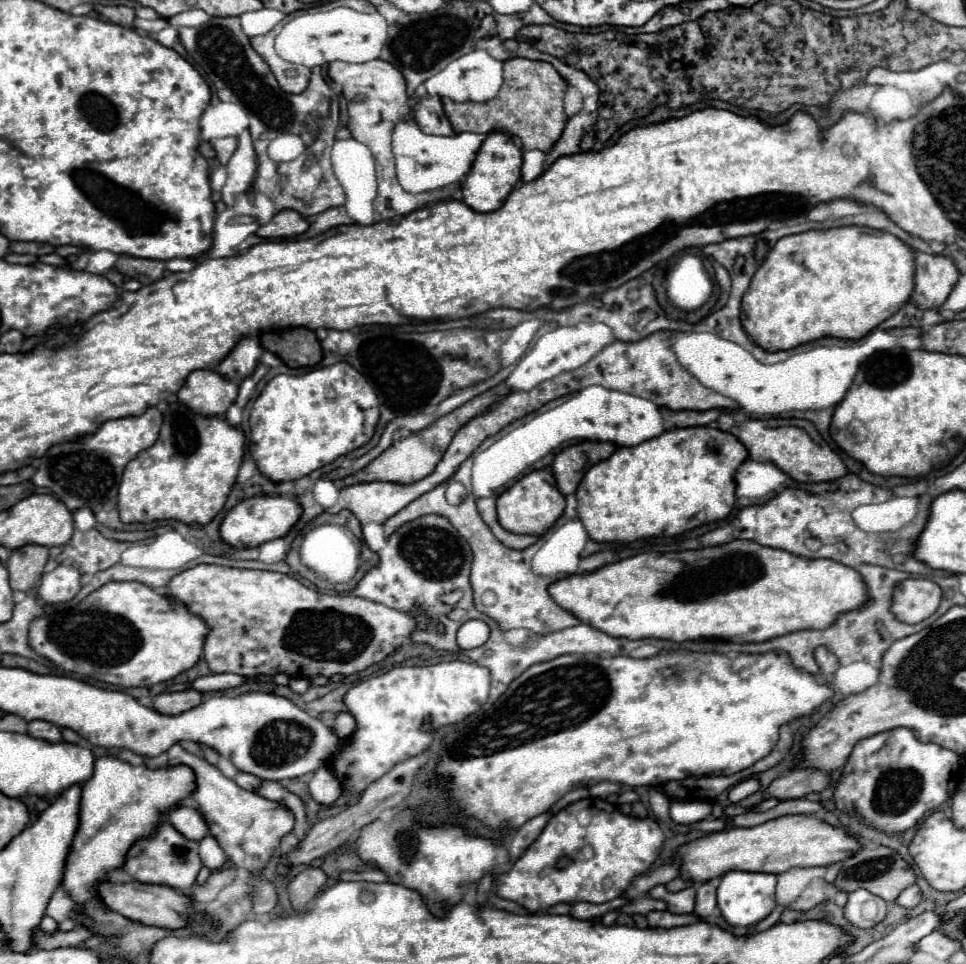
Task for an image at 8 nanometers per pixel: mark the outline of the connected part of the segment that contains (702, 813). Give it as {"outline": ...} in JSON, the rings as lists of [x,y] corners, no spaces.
{"outline":[[[673,802],[671,804],[671,818],[677,824],[693,824],[703,818],[711,816],[709,802]]]}

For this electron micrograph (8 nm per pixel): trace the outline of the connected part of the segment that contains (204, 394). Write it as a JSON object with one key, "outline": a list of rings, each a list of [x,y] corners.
{"outline":[[[213,370],[191,372],[177,392],[179,404],[183,404],[195,416],[225,418],[227,408],[237,398],[237,384],[225,380]]]}

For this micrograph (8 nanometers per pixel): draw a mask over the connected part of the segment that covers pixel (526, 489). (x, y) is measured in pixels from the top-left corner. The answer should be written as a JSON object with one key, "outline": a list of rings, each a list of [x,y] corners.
{"outline":[[[533,470],[521,480],[517,480],[509,490],[505,490],[497,498],[497,514],[499,522],[505,530],[513,534],[531,534],[531,536],[543,536],[563,514],[565,510],[565,498],[557,490],[555,478],[547,470]]]}

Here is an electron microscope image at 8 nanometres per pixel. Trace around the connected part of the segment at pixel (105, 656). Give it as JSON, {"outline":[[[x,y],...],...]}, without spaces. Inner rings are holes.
{"outline":[[[109,582],[83,598],[77,606],[73,606],[73,610],[69,608],[33,620],[29,642],[37,654],[49,658],[65,672],[77,672],[99,682],[131,688],[167,682],[177,674],[193,668],[203,654],[205,636],[209,632],[209,624],[205,624],[201,616],[189,612],[179,600],[173,600],[167,594],[161,594],[141,582]]]}

